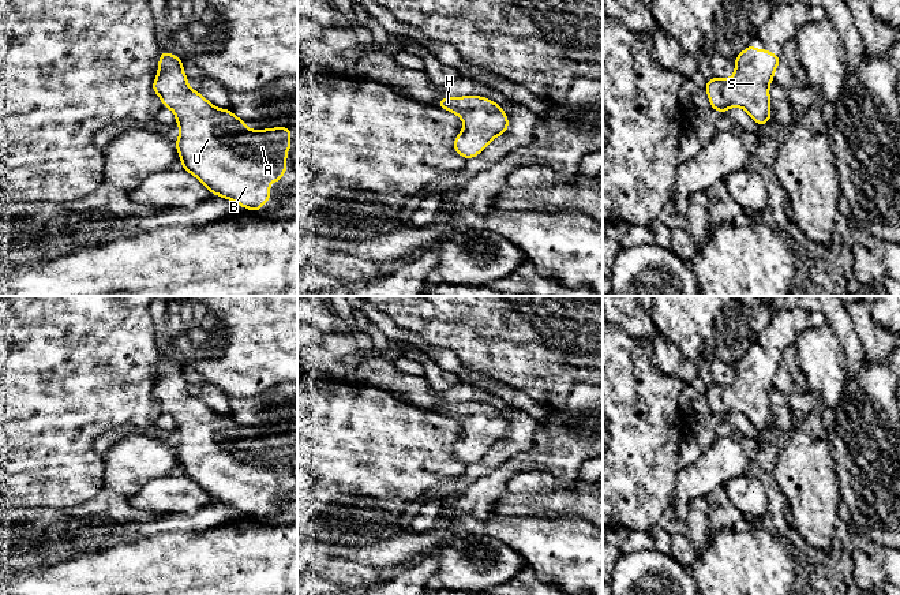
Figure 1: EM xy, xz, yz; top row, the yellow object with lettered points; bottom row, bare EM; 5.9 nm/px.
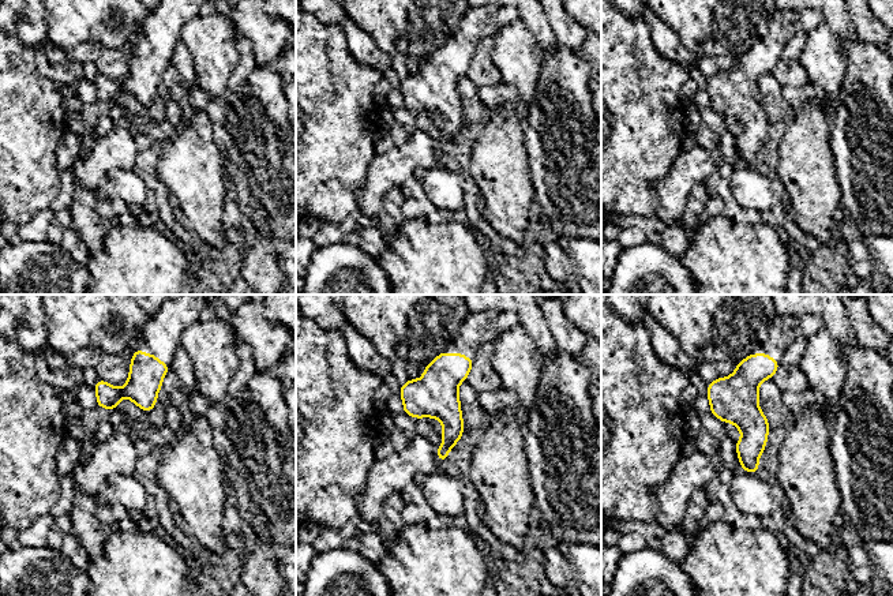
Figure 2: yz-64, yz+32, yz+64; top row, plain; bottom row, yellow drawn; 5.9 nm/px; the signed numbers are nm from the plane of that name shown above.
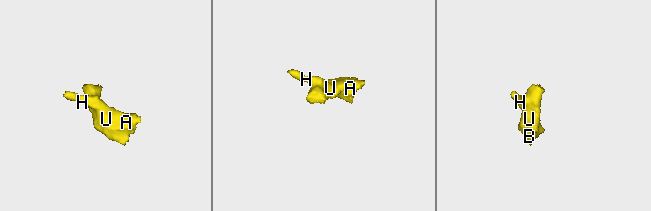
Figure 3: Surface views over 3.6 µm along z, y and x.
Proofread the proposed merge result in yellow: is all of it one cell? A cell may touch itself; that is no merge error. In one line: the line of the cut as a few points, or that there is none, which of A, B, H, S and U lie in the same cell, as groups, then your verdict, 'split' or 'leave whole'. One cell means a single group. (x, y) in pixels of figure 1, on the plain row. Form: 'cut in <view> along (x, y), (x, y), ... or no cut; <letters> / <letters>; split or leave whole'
no cut; A B H S U; leave whole

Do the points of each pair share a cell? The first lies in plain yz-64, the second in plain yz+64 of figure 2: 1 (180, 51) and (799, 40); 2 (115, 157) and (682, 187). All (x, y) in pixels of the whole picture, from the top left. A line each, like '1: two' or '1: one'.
1: one
2: one

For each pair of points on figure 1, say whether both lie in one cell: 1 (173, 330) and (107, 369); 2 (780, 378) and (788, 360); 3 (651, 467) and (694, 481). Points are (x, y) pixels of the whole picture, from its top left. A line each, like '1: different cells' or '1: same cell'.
1: different cells
2: same cell
3: different cells

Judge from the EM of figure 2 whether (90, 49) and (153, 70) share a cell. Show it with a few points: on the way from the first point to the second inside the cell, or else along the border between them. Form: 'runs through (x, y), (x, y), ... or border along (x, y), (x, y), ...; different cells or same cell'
border along (135, 45), (131, 53), (130, 71), (119, 83); different cells

